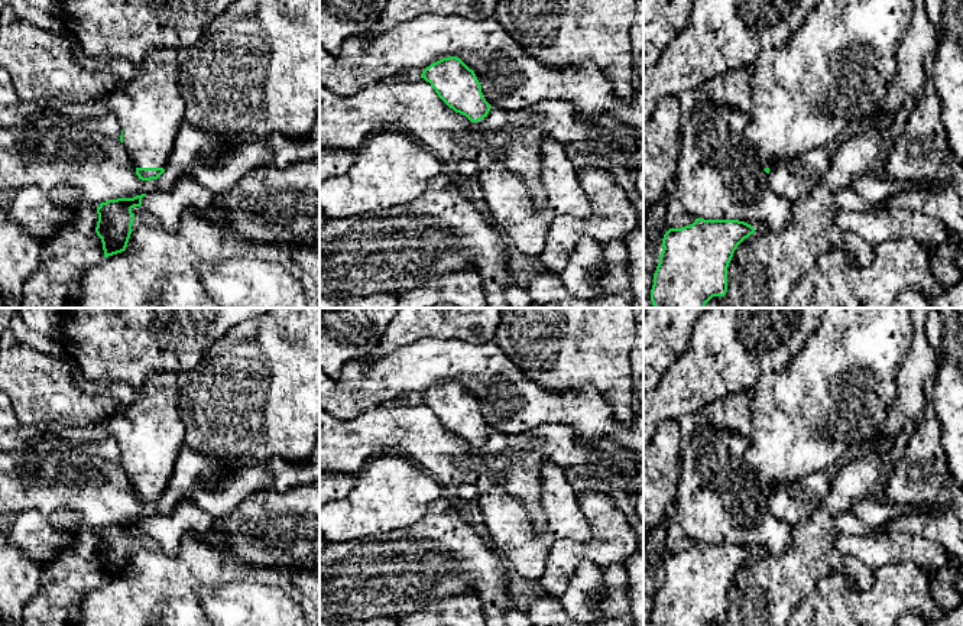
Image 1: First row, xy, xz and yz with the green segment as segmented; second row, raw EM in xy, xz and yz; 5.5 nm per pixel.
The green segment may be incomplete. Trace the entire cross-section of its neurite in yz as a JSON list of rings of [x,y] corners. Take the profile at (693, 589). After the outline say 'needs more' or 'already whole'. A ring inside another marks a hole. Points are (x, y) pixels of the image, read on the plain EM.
[[[696,542],[690,549],[669,552],[662,562],[659,587],[654,597],[652,626],[709,626],[727,616],[727,591],[737,570],[755,557],[739,544]]]; already whole

